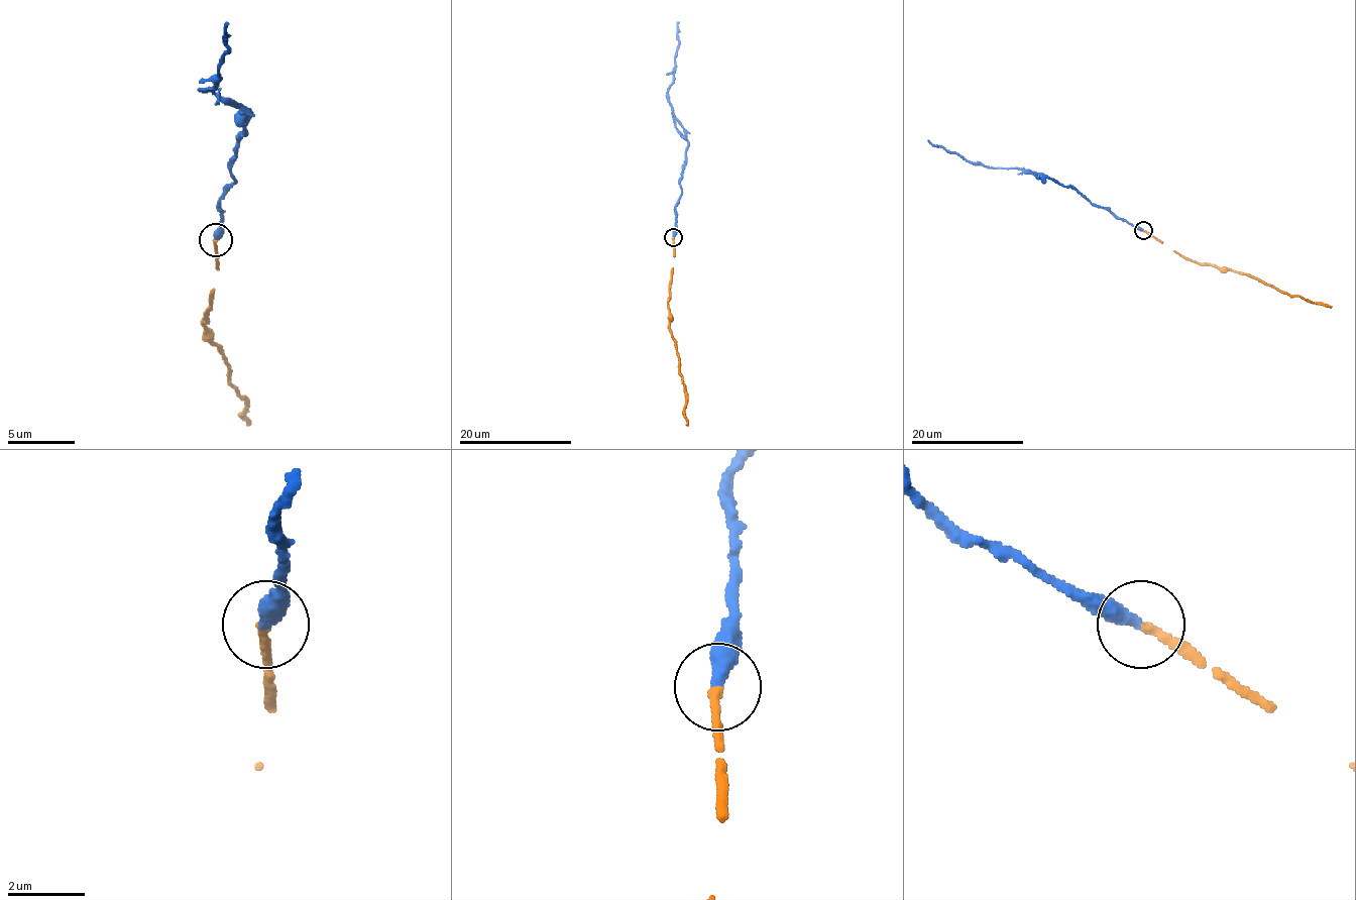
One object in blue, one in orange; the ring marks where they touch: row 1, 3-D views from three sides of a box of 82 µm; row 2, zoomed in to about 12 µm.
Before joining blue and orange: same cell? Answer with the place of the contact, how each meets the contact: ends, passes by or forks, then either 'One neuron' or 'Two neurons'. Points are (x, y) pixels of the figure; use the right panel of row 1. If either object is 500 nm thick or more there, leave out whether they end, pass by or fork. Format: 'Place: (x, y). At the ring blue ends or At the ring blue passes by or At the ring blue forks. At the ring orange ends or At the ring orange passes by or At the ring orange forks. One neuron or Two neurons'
Place: (1143, 230). At the ring blue ends. At the ring orange ends. One neuron

